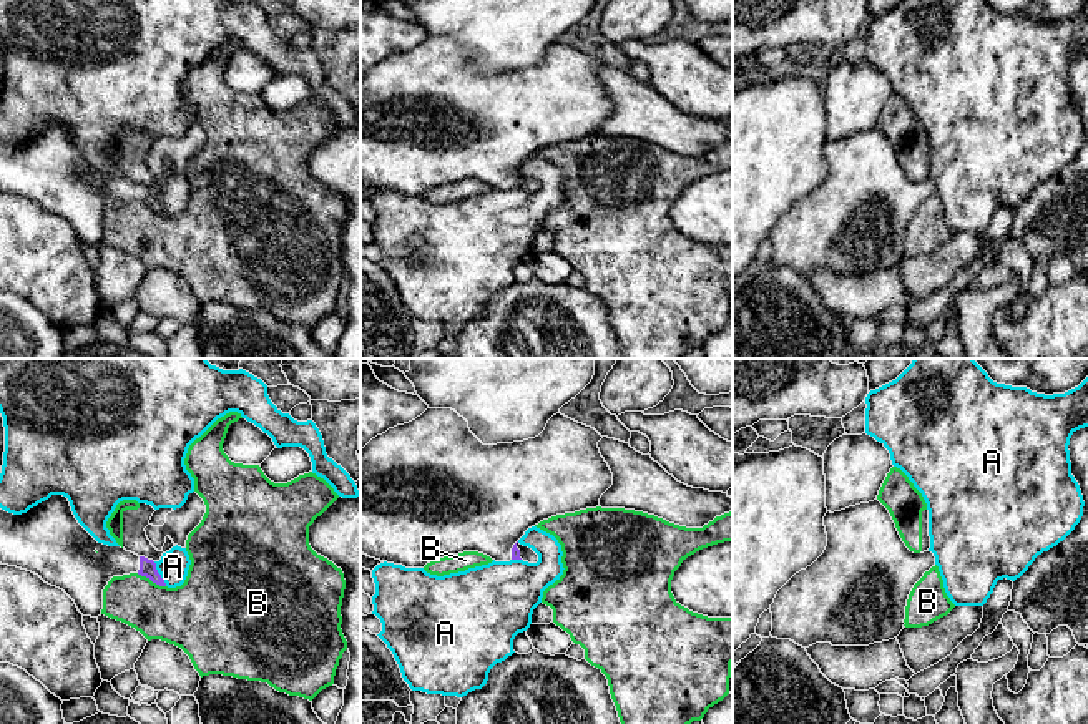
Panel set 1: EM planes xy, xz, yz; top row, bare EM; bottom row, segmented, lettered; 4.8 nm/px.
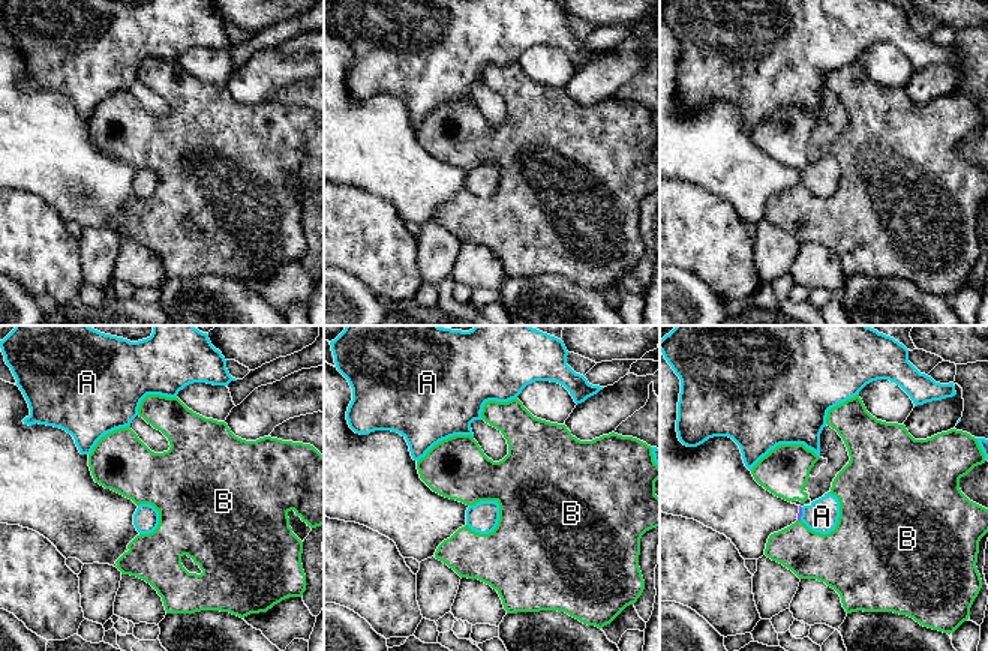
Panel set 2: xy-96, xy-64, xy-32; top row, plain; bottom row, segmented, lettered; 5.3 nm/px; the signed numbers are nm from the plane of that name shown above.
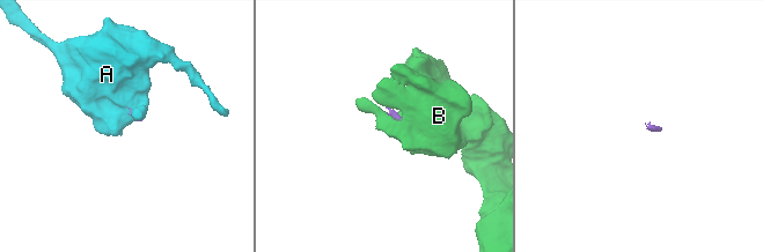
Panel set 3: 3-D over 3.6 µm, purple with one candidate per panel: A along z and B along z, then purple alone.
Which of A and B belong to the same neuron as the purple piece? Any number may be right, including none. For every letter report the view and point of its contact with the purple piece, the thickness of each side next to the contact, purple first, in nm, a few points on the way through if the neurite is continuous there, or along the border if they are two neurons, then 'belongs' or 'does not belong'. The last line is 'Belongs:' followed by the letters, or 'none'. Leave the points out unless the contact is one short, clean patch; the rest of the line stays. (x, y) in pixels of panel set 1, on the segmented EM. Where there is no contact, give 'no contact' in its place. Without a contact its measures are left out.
A: xy (158, 573) | 80/150 nm | along xy (153, 562), (166, 585) | does not belong
B: xy (151, 580) | 80/300 nm | along xy (137, 573), (165, 587) | does not belong
Belongs: none

